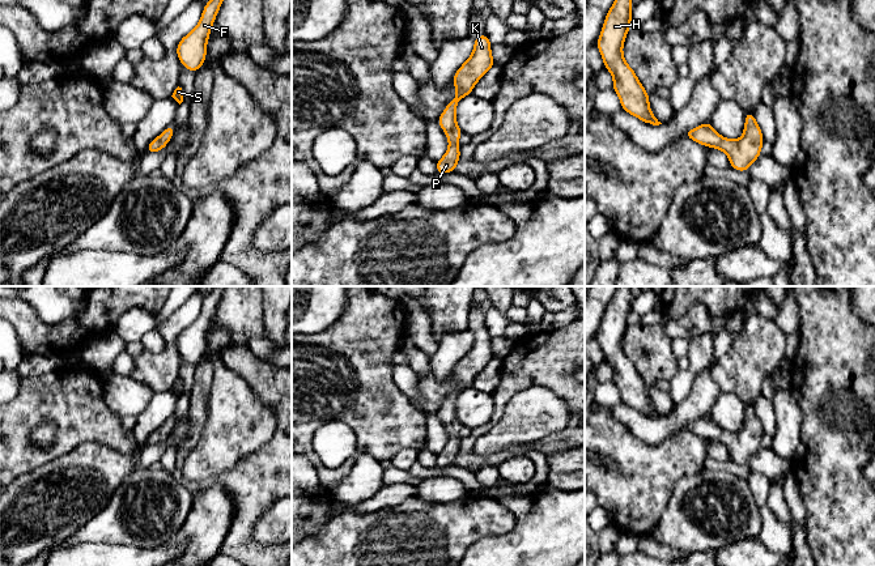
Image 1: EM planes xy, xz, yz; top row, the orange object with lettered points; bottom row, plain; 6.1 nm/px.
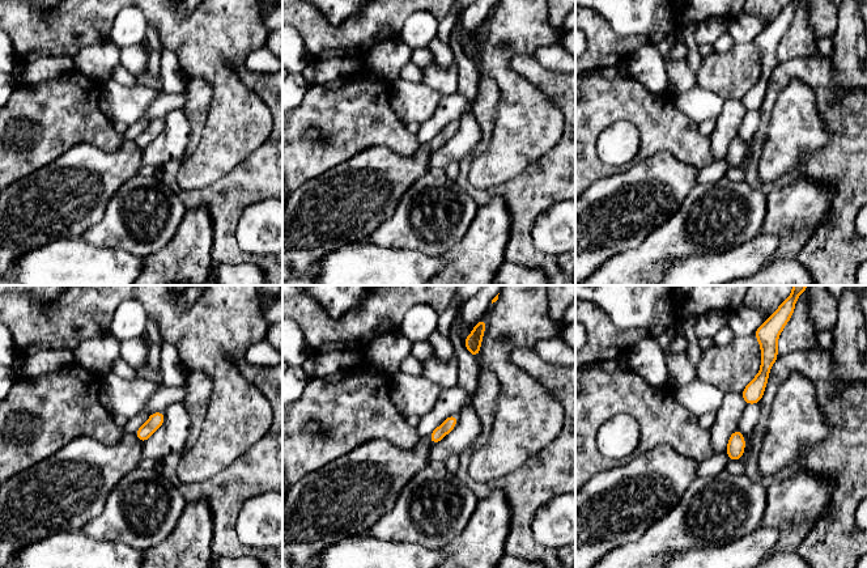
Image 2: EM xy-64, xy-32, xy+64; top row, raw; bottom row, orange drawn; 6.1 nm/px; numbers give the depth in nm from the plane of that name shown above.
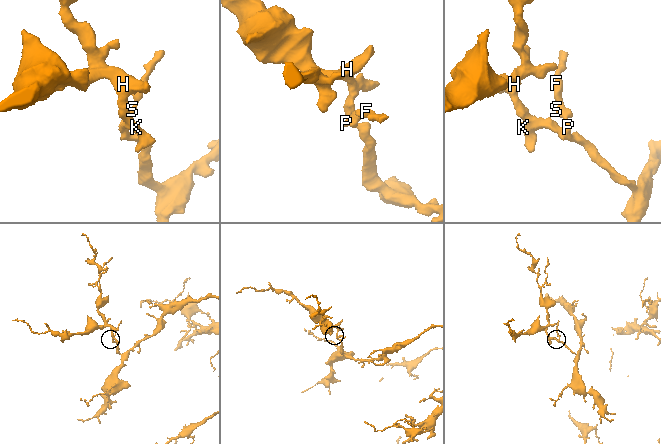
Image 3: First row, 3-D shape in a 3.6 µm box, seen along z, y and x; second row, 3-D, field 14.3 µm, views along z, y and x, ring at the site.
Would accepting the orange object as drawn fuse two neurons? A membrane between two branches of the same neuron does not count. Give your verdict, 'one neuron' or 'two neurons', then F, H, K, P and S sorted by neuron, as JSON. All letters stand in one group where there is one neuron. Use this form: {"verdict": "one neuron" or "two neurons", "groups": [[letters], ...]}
{"verdict": "one neuron", "groups": [["F", "H", "K", "P", "S"]]}

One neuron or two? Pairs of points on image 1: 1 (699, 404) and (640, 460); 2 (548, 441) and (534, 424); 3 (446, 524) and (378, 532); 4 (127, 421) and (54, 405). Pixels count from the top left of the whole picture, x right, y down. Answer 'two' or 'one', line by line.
1: two
2: two
3: one
4: two

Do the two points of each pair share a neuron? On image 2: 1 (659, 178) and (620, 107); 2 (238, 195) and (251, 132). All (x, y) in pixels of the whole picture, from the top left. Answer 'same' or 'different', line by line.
1: different
2: different

